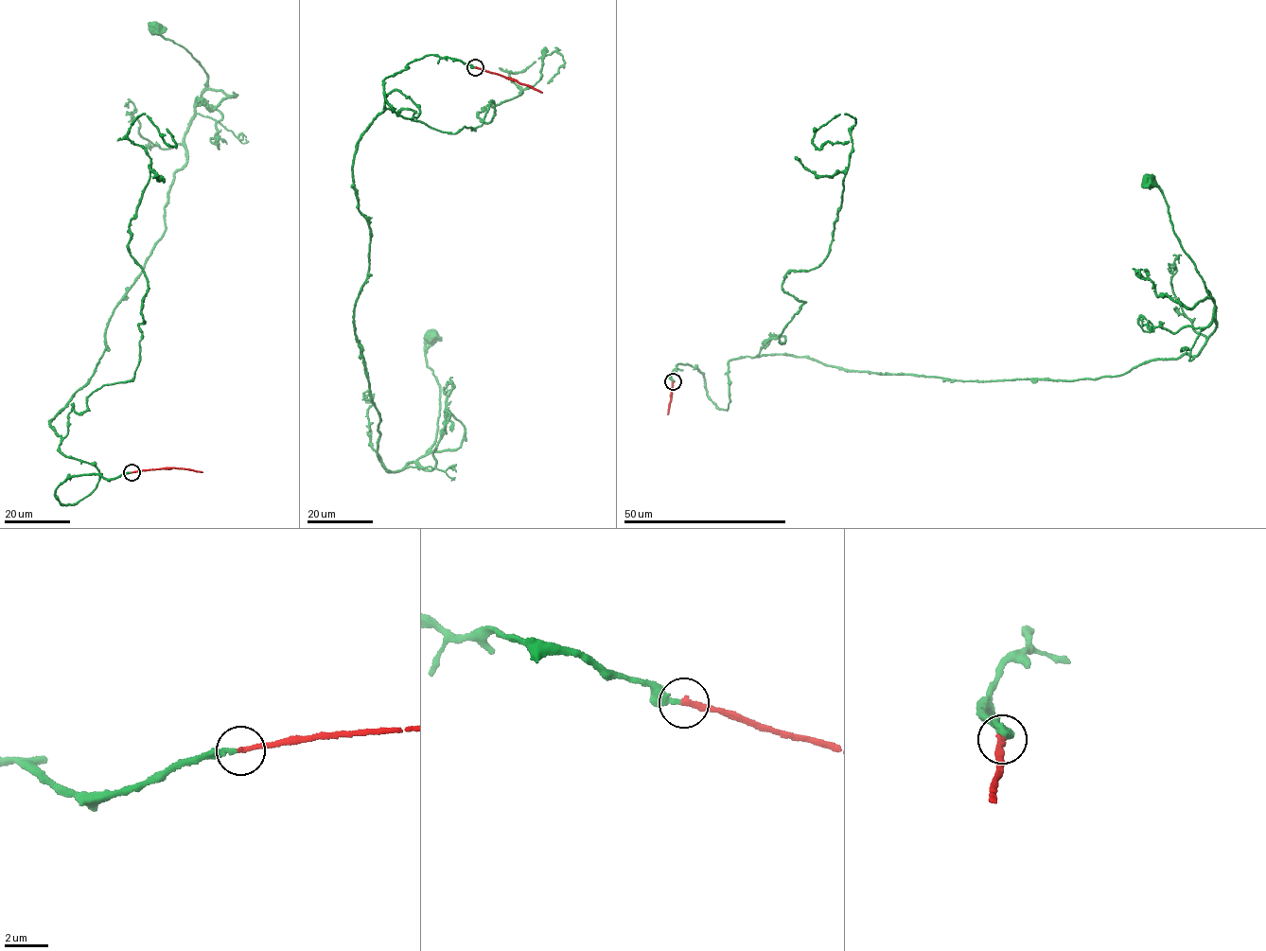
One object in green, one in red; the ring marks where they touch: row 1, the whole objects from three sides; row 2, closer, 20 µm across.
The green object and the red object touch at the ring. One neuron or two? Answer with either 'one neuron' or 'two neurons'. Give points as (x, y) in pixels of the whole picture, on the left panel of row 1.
one neuron

